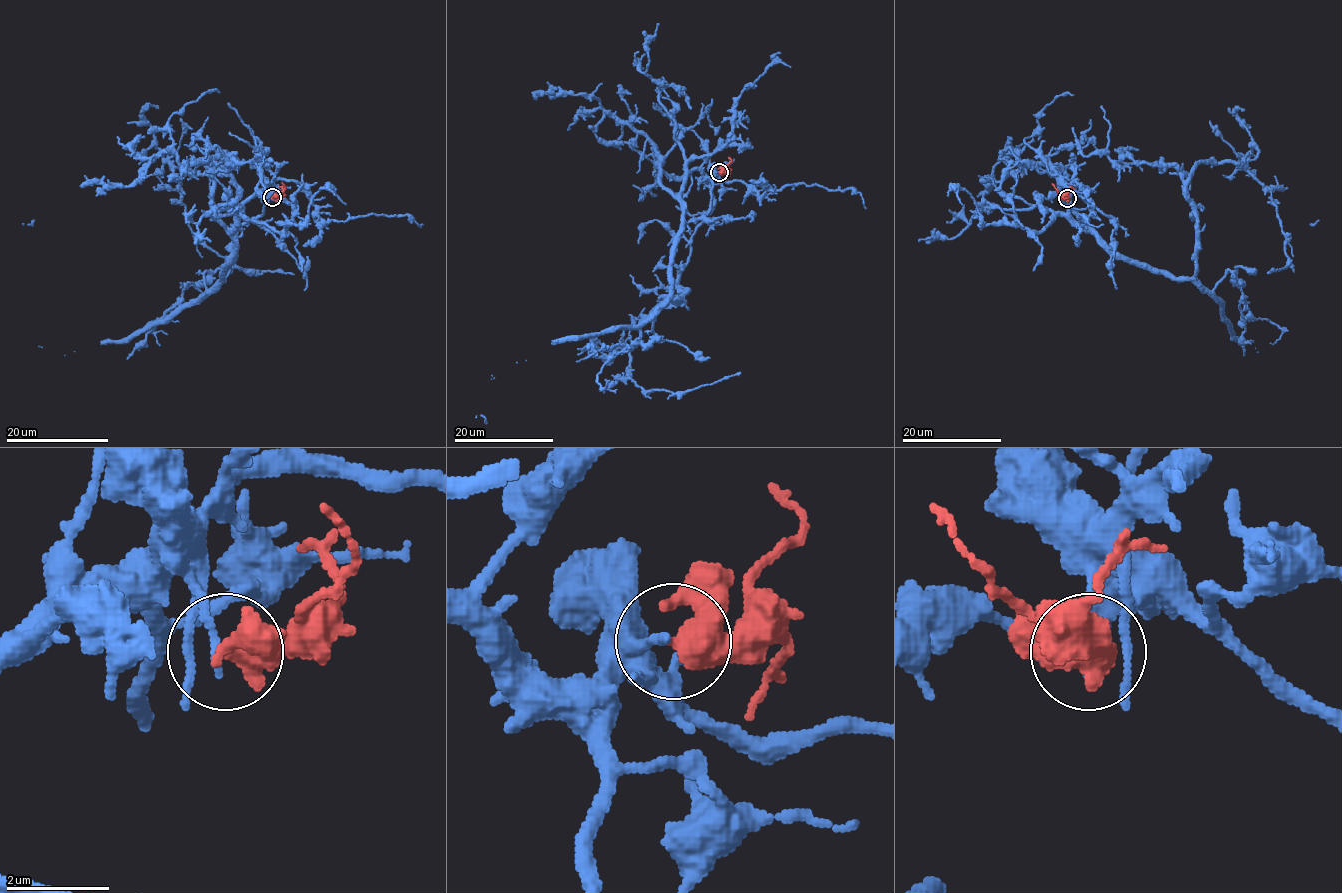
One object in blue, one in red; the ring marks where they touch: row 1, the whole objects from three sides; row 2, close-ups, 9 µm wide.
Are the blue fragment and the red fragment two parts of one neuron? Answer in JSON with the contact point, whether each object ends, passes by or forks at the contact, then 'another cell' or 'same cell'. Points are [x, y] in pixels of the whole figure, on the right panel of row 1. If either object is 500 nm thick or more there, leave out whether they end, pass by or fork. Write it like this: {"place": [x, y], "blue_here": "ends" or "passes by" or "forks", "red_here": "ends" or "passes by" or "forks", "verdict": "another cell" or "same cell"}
{"place": [1067, 198], "blue_here": "ends", "red_here": "passes by", "verdict": "another cell"}

